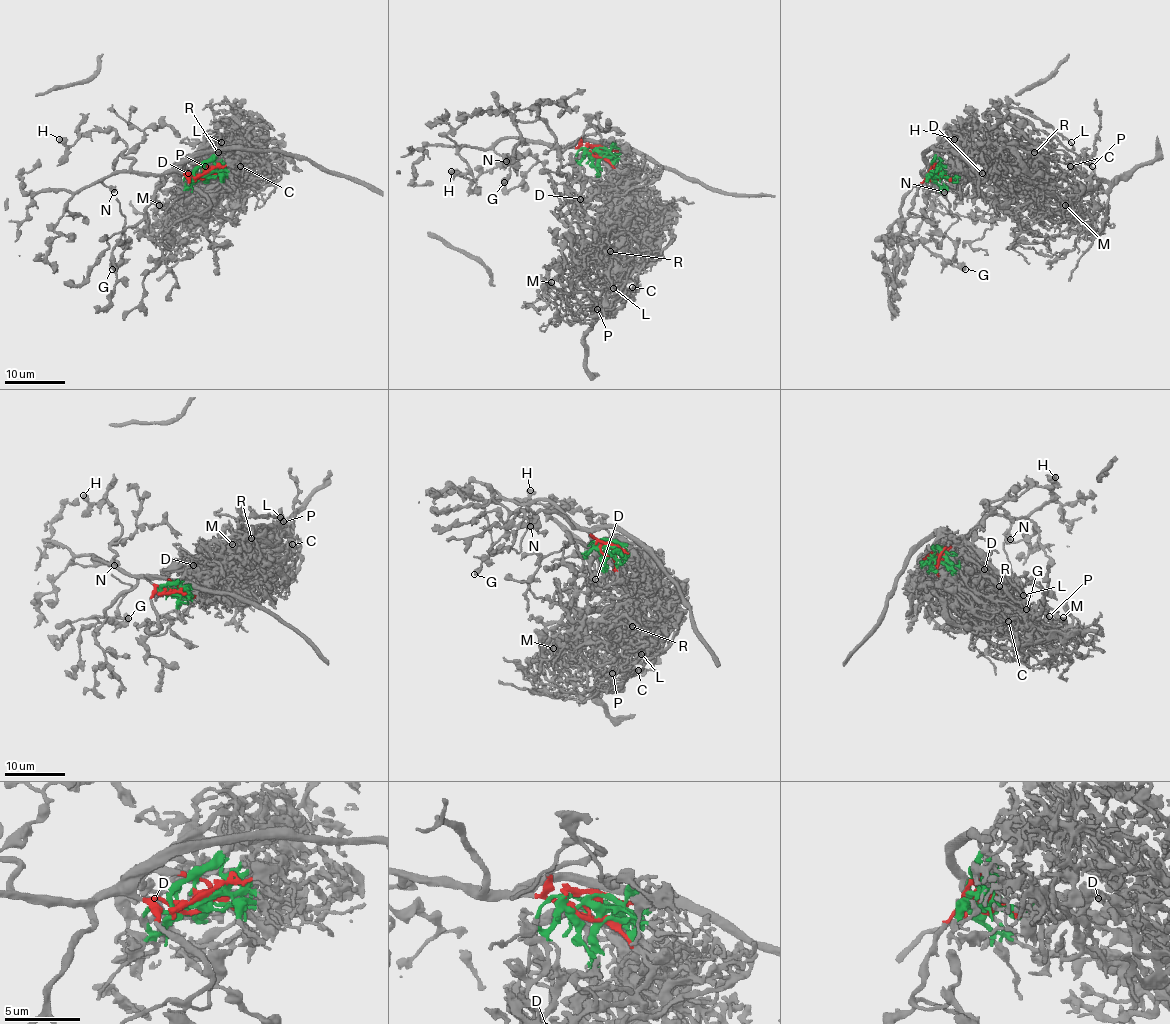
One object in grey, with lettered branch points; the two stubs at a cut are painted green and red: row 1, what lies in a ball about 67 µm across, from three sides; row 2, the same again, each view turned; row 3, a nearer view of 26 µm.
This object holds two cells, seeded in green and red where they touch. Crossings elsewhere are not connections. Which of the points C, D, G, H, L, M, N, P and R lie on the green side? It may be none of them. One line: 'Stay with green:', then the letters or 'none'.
Stay with green: C, D, L, M, P, R

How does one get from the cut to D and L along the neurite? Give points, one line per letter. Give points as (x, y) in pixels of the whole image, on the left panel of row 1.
D: (203, 176), (188, 186), (191, 188), (189, 180), (182, 180), (177, 176), (177, 173), (188, 173)
L: (203, 176), (225, 165), (230, 146), (242, 134), (241, 117), (236, 131), (221, 143)

